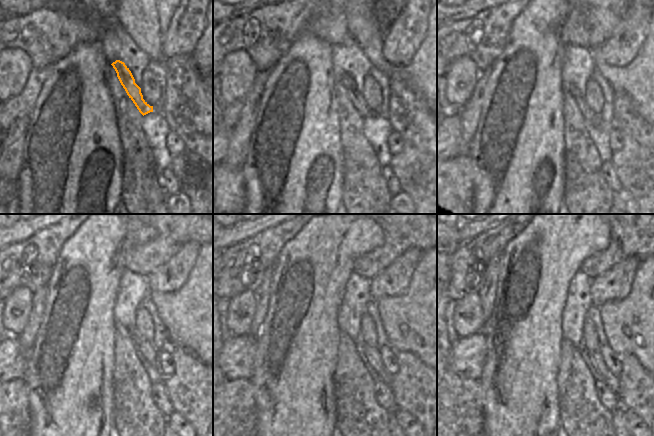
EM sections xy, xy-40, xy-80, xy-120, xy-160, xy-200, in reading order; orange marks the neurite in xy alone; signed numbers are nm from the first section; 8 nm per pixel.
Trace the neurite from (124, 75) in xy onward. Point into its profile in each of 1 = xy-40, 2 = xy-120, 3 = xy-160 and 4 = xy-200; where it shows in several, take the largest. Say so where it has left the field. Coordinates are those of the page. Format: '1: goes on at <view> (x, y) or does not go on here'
1: goes on at xy-40 (356, 97)
2: goes on at xy-120 (149, 353)
3: goes on at xy-160 (372, 355)
4: goes on at xy-200 (612, 381)

